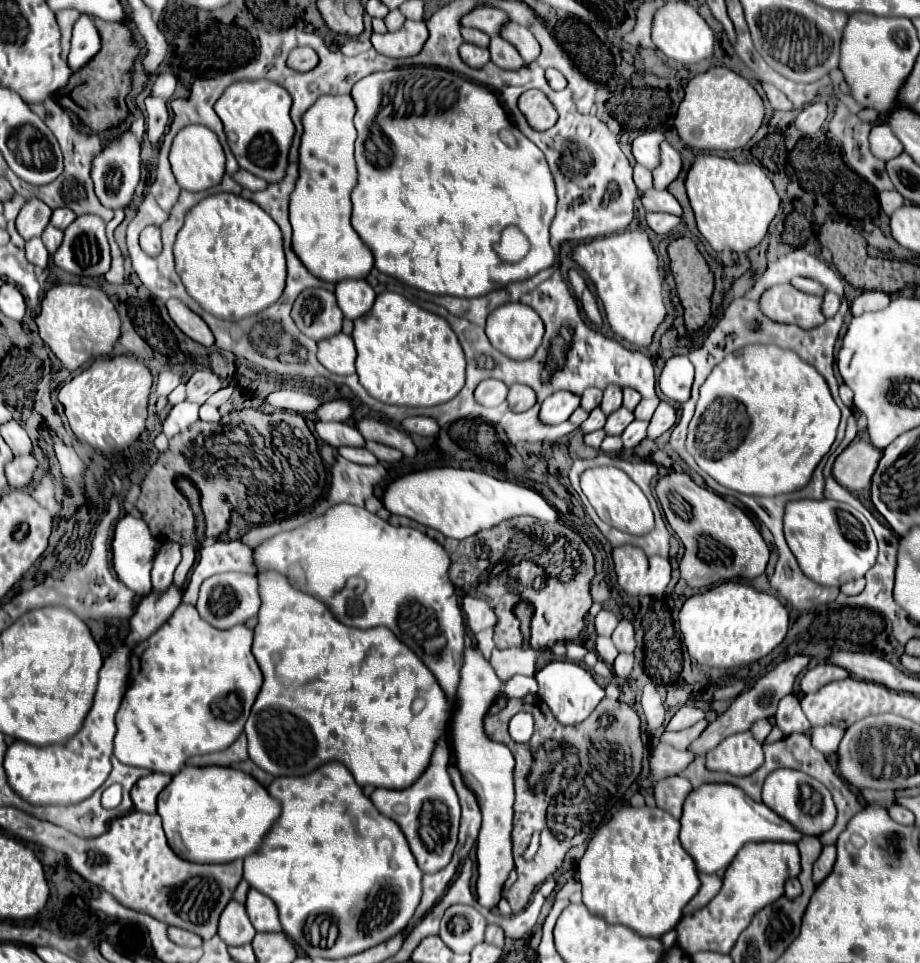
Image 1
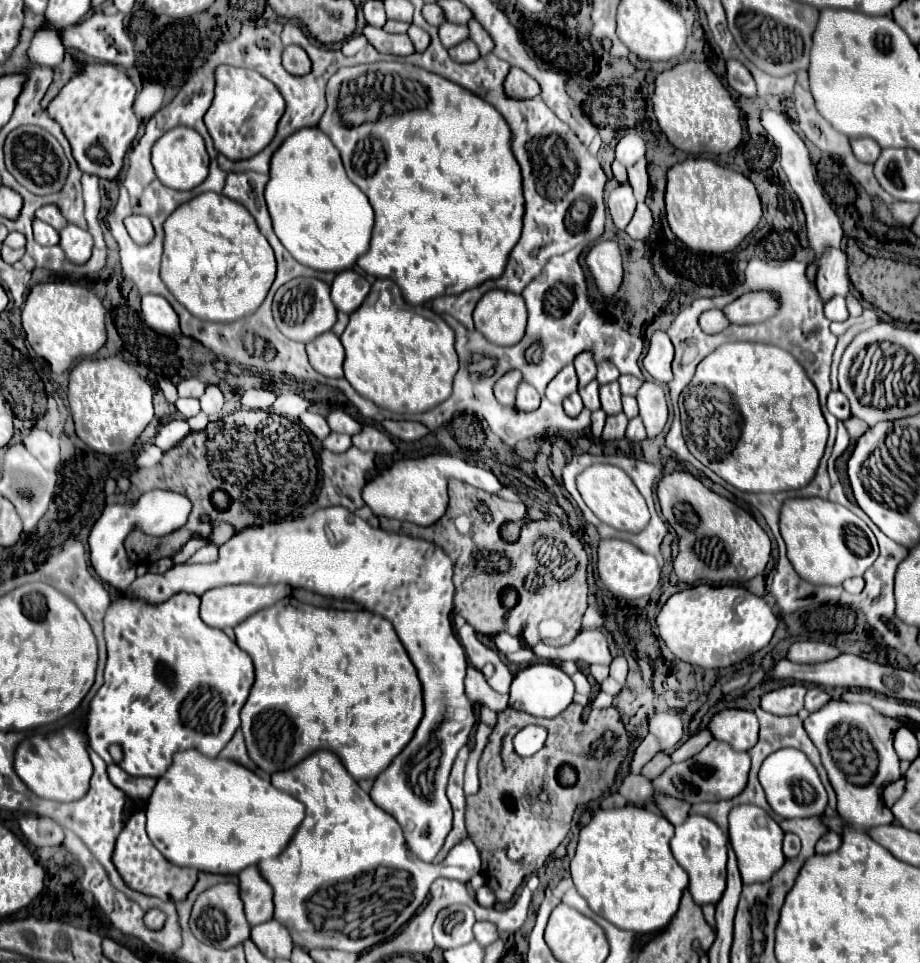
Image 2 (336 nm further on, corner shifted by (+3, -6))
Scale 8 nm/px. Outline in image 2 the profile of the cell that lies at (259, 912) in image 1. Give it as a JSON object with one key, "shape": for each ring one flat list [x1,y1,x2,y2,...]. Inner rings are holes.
{"shape":[[249,866,239,874,239,890,241,900,245,902,245,916,251,926,273,918,273,890,257,866]]}

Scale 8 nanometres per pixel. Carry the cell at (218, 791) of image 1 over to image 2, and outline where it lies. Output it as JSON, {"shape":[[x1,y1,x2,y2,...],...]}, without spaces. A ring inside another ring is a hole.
{"shape":[[183,750,173,756,167,772,159,776,145,814,147,834,167,860,211,874,239,874,243,868,279,856,285,850,305,818,305,804,229,758,207,758,197,750]]}

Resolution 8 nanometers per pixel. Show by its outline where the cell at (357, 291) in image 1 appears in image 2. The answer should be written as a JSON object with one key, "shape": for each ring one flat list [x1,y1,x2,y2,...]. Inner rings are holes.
{"shape":[[343,270,335,276,331,284,331,300,339,312,351,314,363,304,363,300,369,294,369,288,371,284,365,276,353,270]]}

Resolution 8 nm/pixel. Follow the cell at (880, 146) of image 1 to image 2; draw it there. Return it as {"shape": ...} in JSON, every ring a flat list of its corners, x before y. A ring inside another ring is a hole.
{"shape":[[851,138,849,142,851,142,851,150,853,150,853,154,859,162,873,164,879,158,881,148,875,140,871,140,871,138]]}

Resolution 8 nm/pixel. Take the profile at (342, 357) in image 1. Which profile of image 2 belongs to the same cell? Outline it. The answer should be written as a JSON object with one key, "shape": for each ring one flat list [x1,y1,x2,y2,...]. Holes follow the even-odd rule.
{"shape":[[325,332,325,334,317,336,315,340,311,340,307,344,307,354,309,354,311,366,319,374,323,374,327,378,341,378,343,376,345,352,343,352,339,336,335,336,333,332]]}

